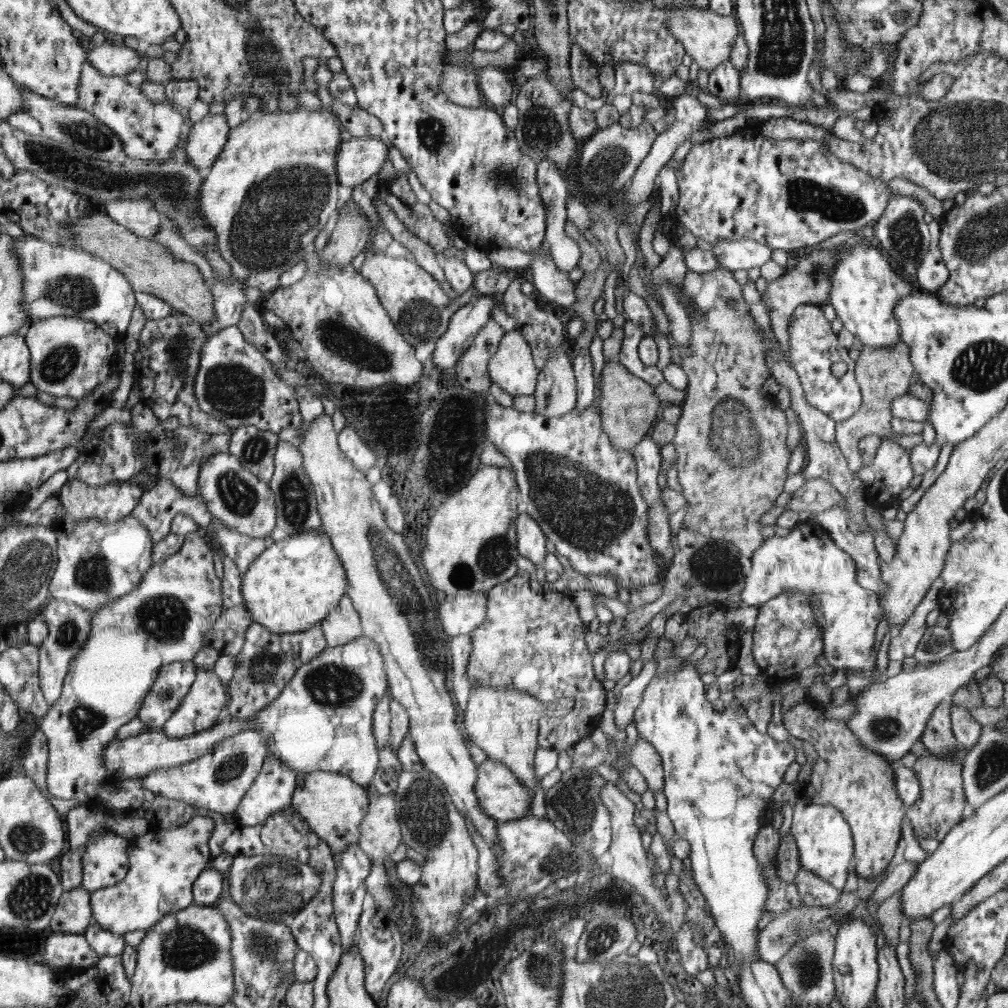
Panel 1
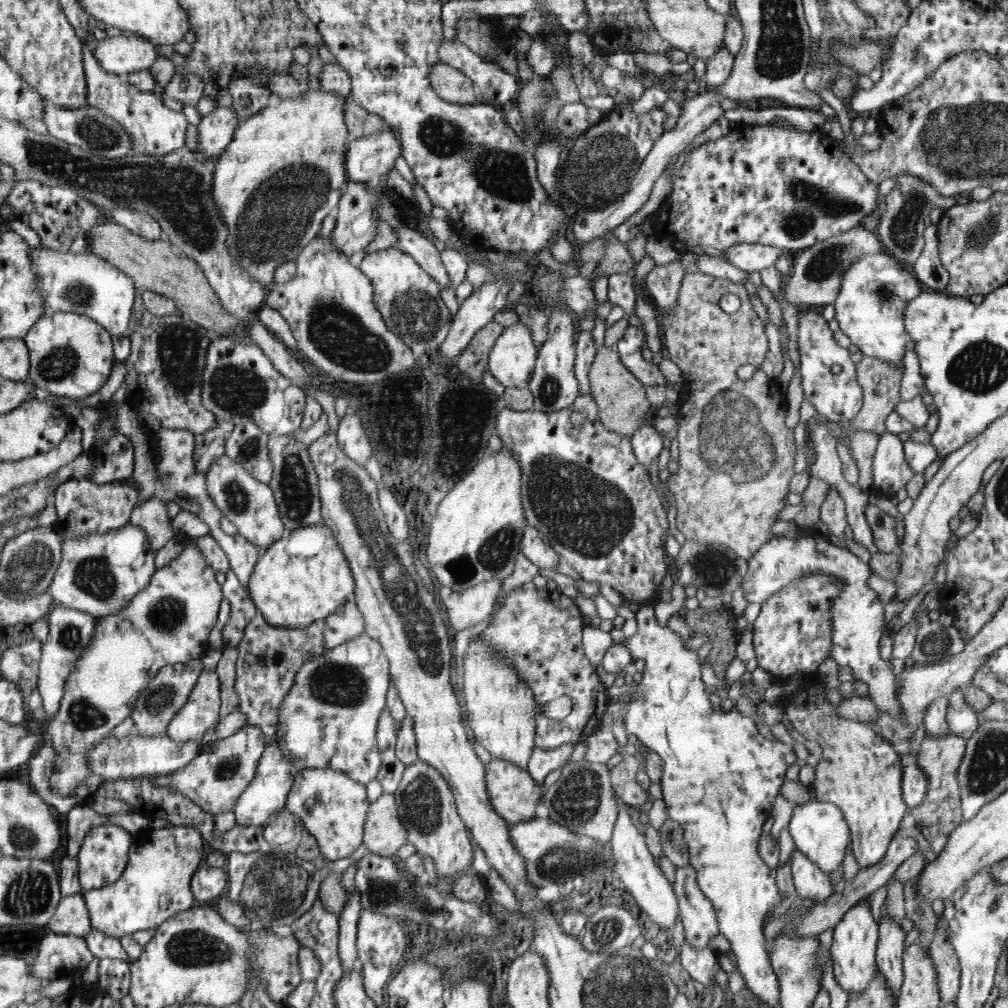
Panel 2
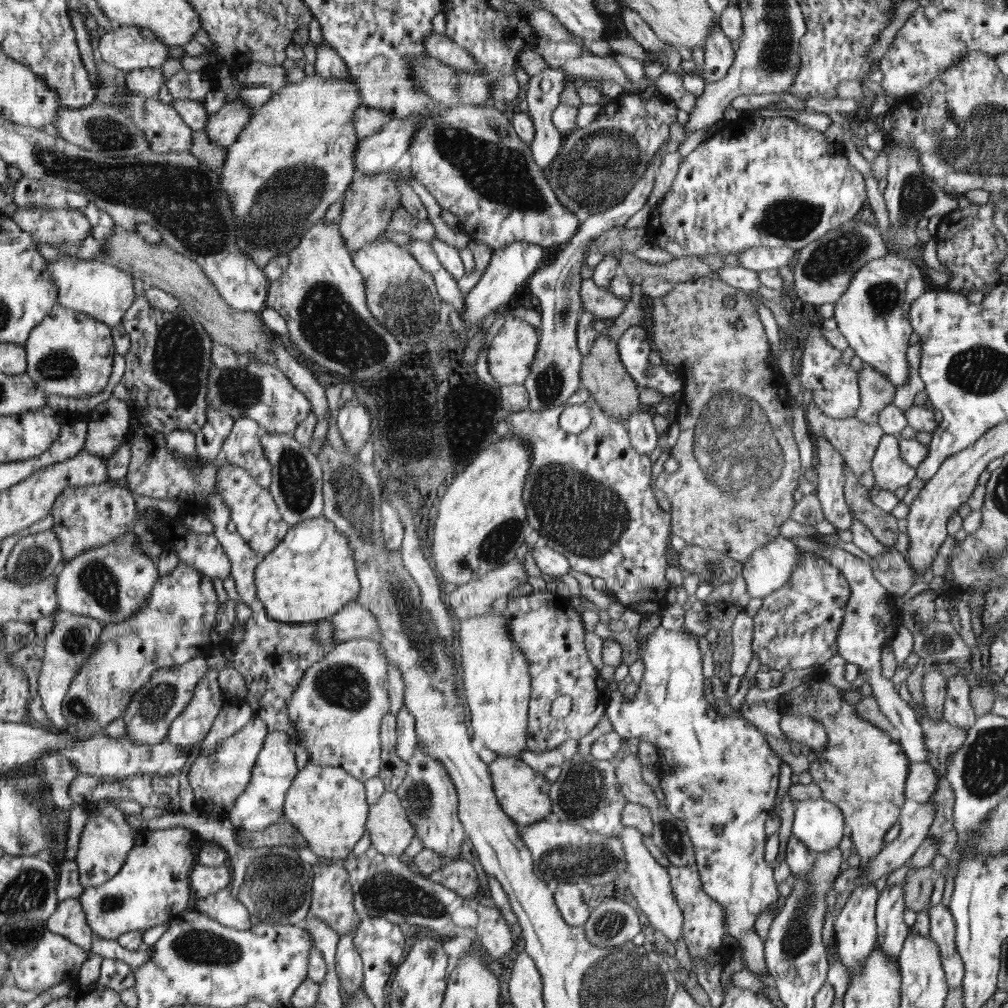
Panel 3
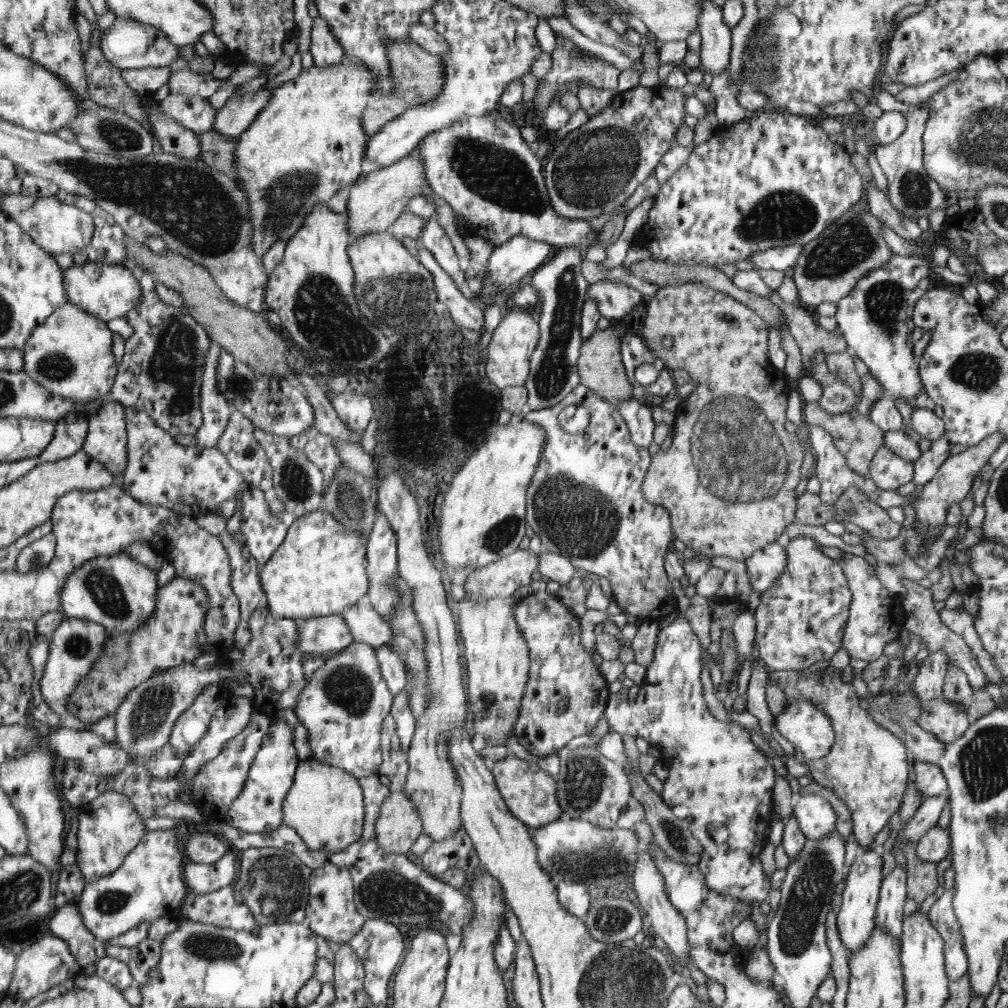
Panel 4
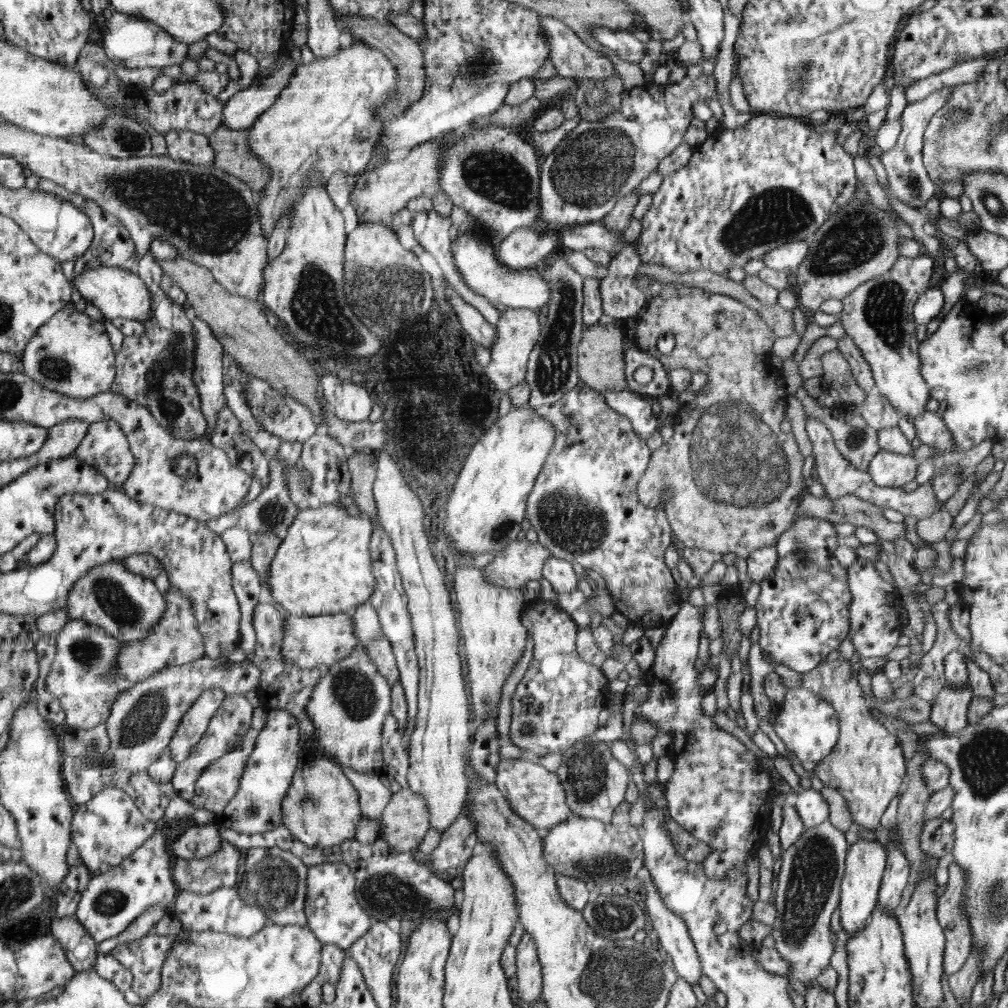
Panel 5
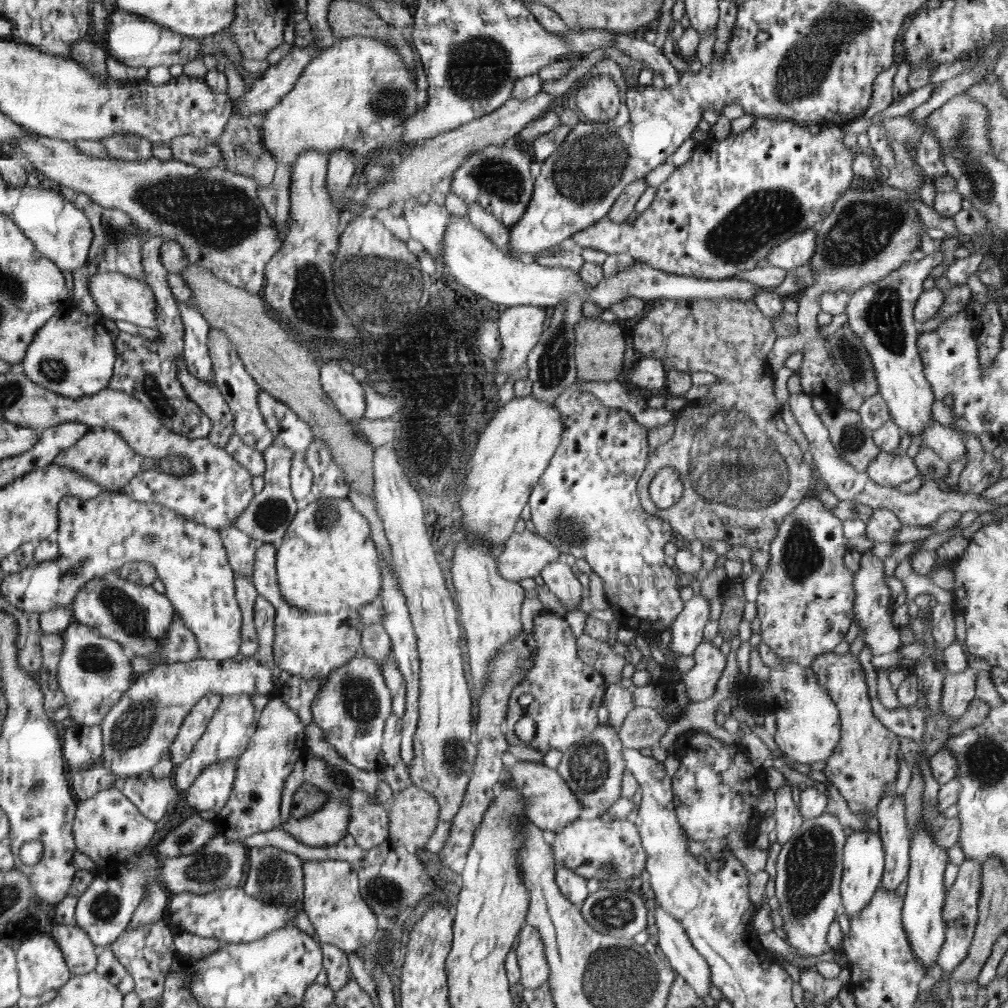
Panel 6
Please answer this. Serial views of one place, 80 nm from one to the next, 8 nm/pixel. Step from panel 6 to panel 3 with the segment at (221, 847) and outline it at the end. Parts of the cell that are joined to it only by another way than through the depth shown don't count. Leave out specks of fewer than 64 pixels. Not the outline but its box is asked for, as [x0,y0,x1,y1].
[191,864,230,899]

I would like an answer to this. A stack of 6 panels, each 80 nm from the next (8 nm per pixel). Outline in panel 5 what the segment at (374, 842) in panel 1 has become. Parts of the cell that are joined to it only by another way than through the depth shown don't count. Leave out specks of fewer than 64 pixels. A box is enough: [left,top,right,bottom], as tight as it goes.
[380,788,431,853]

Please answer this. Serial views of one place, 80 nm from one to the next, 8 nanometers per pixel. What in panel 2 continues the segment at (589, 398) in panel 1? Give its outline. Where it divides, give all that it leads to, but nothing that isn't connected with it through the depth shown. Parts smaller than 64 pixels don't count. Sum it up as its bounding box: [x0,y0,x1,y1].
[574,330,596,397]

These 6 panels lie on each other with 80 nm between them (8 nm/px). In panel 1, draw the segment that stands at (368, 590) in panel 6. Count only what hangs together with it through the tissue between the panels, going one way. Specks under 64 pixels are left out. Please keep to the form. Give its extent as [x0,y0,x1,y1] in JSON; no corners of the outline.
[242,527,348,633]

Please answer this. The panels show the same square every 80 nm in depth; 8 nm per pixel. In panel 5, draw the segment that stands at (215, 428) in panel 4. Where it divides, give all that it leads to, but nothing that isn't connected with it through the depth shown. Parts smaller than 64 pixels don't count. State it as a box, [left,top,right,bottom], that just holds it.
[191,315,228,434]

